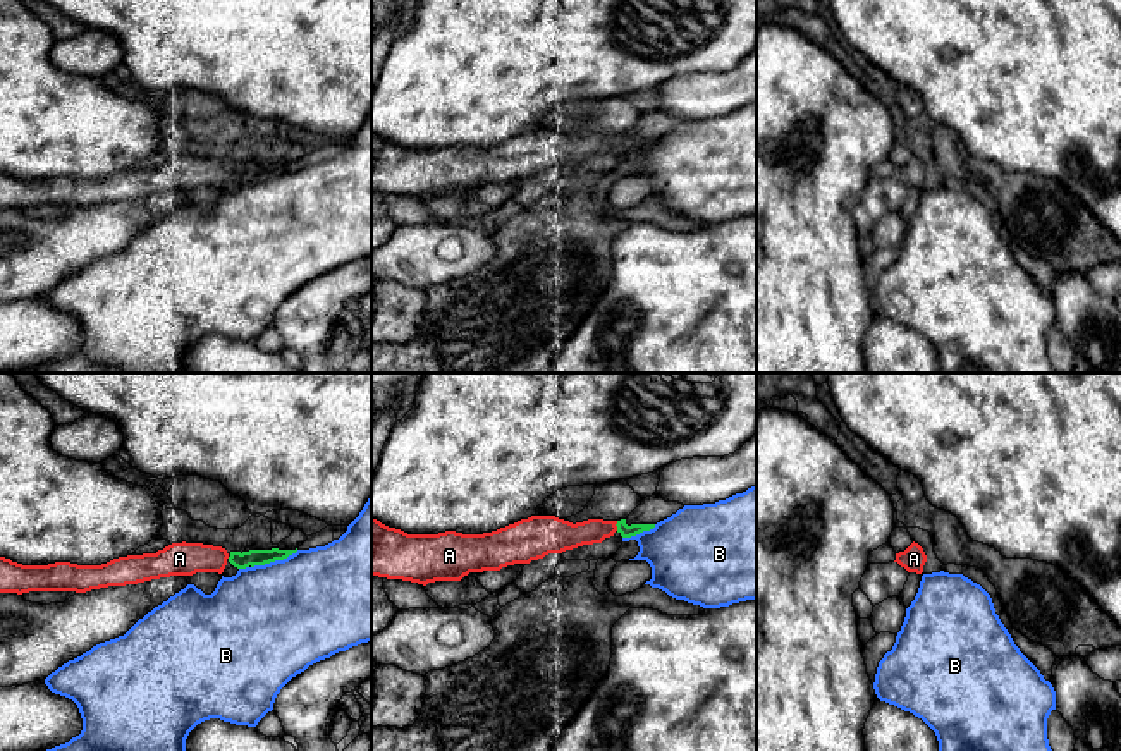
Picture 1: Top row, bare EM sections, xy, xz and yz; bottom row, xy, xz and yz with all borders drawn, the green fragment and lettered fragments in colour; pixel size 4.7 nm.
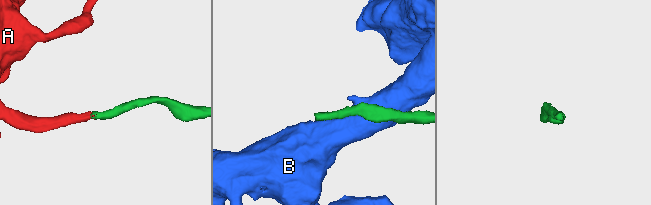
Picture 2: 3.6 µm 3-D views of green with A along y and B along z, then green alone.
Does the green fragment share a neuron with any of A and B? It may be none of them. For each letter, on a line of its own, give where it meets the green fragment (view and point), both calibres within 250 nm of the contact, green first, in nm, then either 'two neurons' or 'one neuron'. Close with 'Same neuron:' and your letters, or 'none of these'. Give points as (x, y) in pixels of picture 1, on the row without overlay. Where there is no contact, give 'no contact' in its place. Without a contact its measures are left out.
A: xz (616, 140) | 60/140 nm | one neuron
B: xy (274, 176) | 80/500 nm | two neurons
Same neuron: A

